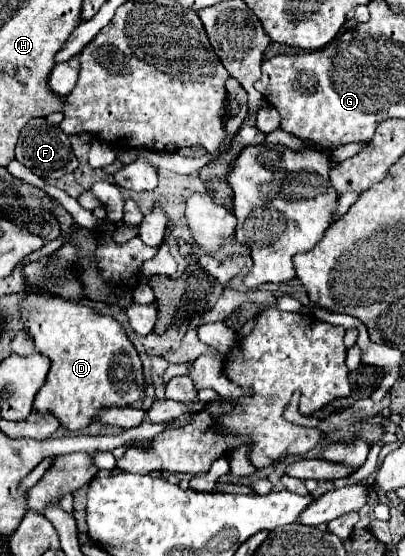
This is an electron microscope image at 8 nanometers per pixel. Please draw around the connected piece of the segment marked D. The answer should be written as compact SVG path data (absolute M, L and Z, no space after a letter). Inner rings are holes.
M63 243L51 255L25 263L21 273L27 291L19 303L23 325L33 337L35 347L51 359L51 369L35 395L33 407L39 413L55 413L59 423L71 431L87 427L101 407L139 403L145 385L141 359L123 325L115 317L101 315L89 303L83 303L87 297L75 265L77 253L77 245ZM53 289L63 289L63 293L53 295Z

